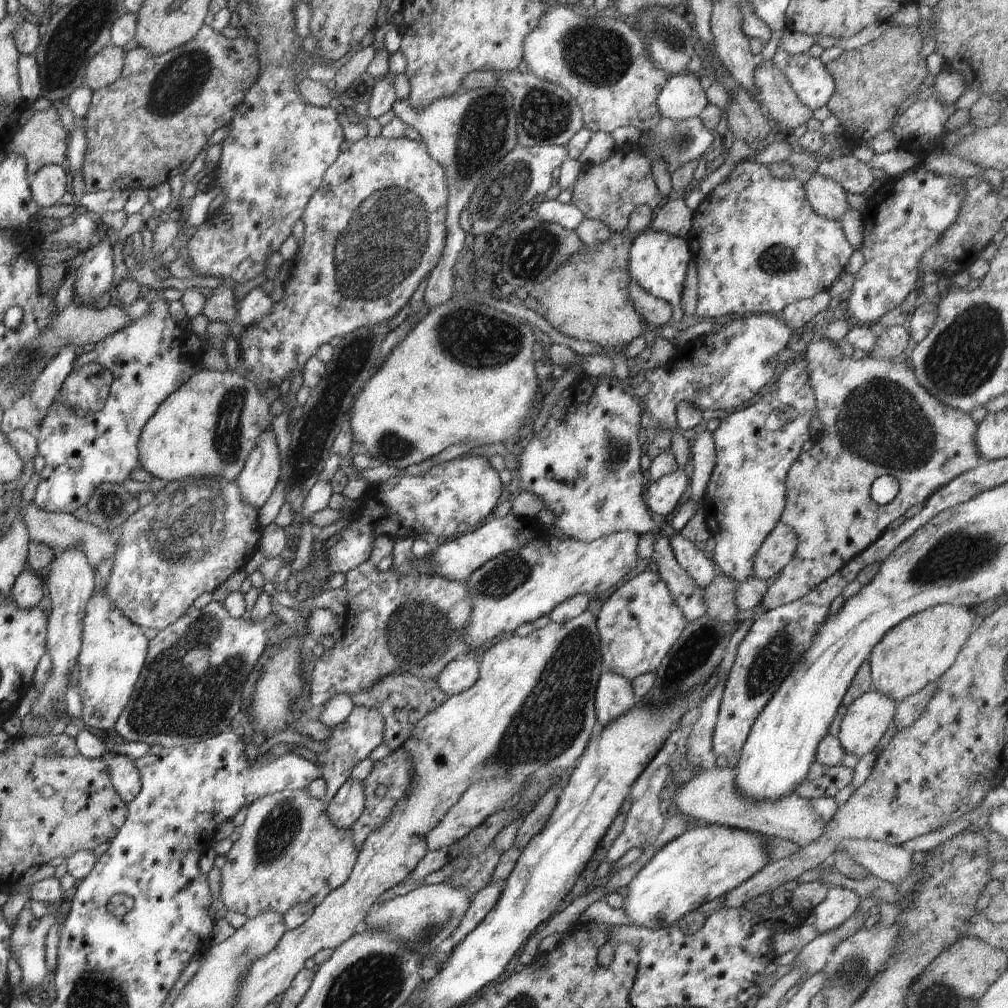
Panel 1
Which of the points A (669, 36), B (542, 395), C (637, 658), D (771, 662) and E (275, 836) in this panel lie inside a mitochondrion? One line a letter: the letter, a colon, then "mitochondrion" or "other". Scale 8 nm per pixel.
A: mitochondrion
B: other
C: other
D: mitochondrion
E: mitochondrion

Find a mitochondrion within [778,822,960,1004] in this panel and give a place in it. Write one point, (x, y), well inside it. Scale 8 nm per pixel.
(854, 971)

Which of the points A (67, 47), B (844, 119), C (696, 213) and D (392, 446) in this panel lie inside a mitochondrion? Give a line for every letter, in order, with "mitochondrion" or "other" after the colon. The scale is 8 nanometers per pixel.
A: mitochondrion
B: other
C: other
D: mitochondrion

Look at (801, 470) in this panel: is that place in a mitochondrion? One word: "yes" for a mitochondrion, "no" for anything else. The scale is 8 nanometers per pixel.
no

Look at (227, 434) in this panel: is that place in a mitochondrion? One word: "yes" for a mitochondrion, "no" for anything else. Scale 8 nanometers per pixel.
yes

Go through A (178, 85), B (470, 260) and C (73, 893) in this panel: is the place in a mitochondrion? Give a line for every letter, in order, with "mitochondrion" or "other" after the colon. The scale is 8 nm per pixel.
A: mitochondrion
B: other
C: other

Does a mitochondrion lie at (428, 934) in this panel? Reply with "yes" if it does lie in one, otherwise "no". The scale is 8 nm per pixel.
yes

